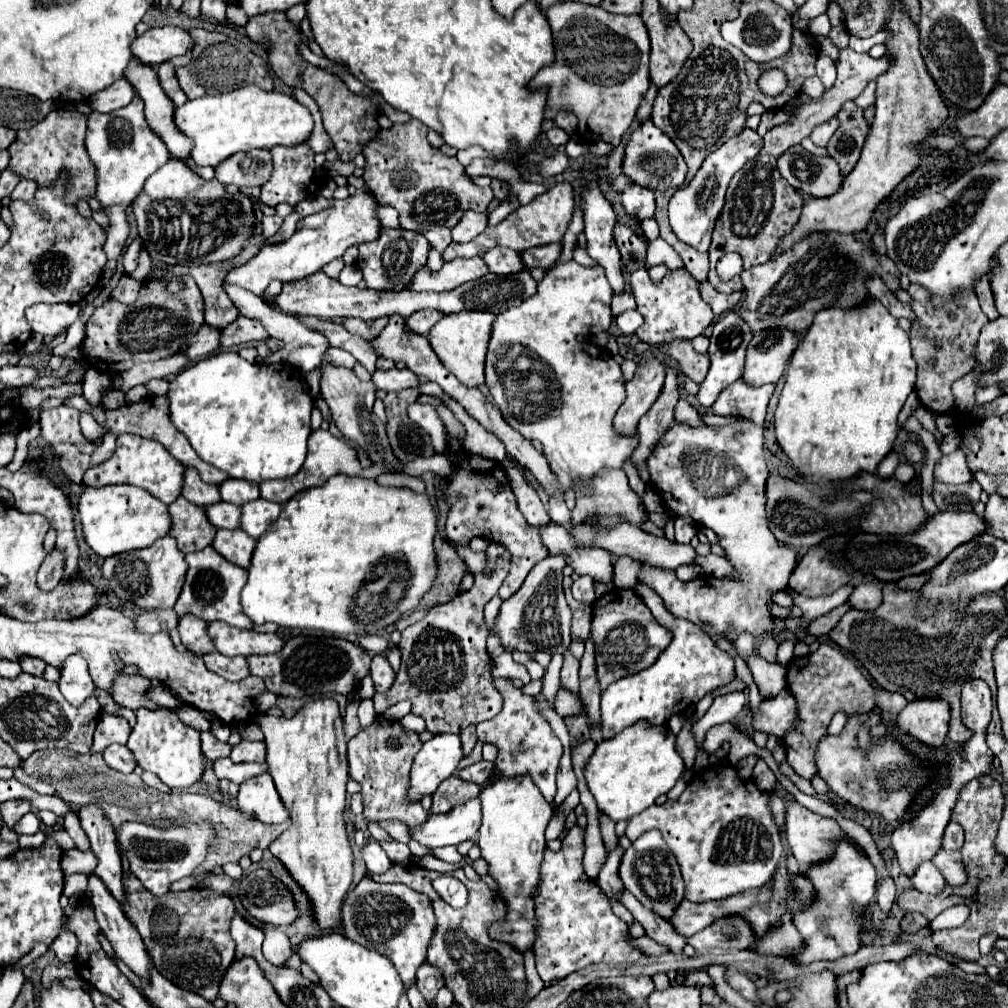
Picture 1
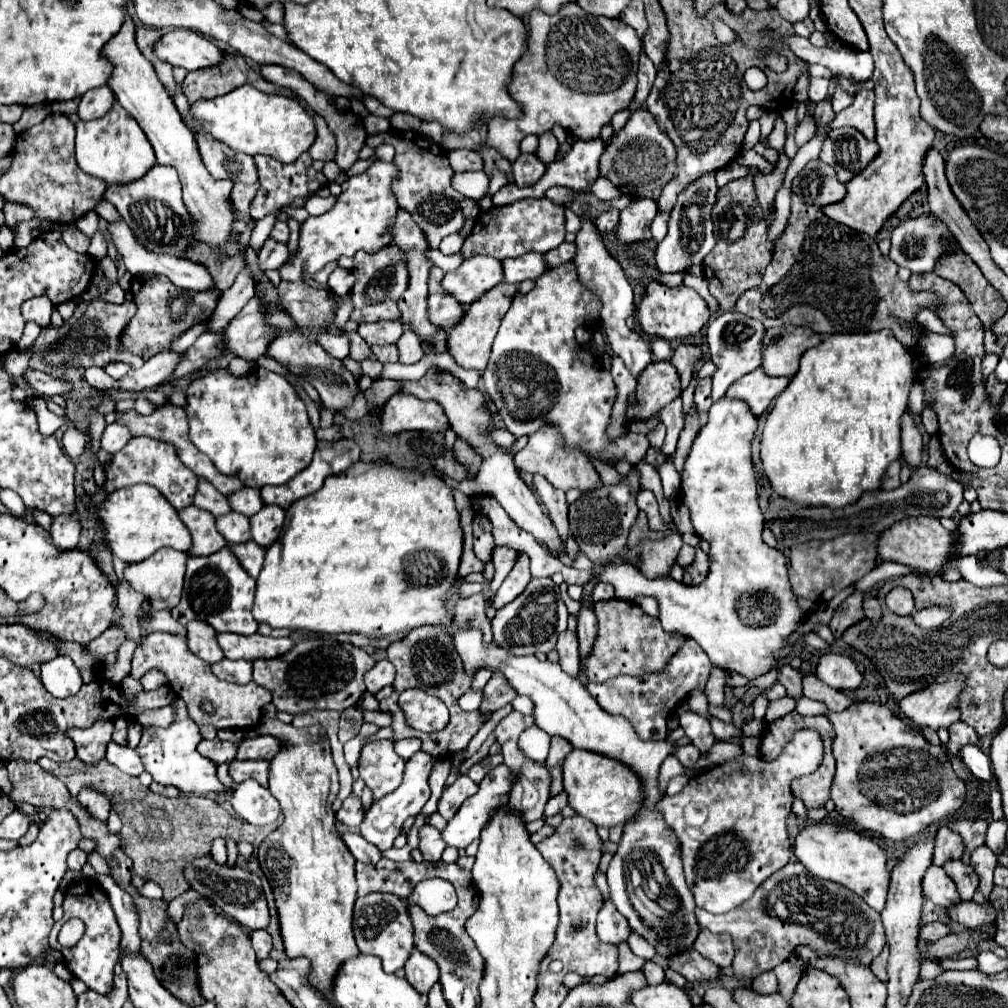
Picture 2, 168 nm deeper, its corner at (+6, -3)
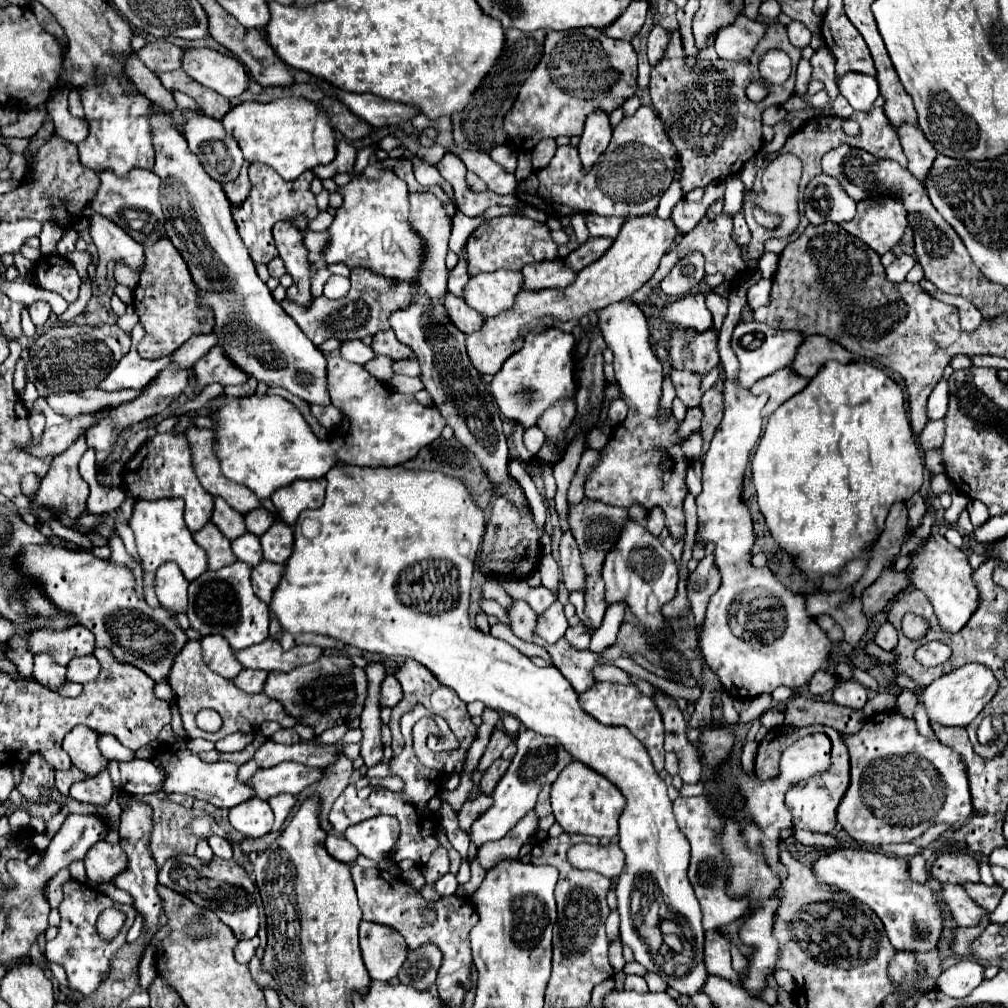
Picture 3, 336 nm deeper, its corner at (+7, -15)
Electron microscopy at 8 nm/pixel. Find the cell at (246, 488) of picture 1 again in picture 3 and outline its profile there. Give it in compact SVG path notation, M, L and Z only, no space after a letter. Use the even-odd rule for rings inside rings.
M257 507L257 509L253 509L253 511L249 511L245 515L245 527L247 527L249 533L259 537L259 535L263 535L273 525L275 515L271 511L267 511L267 517L265 517L265 511L267 511L265 507Z

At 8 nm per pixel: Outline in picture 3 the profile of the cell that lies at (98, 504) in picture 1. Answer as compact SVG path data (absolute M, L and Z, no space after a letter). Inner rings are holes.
M139 499L135 501L129 527L135 533L135 545L137 545L141 567L145 573L153 573L161 563L173 561L179 565L187 581L193 581L207 569L207 555L193 541L193 535L183 521L183 507L185 503L181 499L157 499L157 501Z

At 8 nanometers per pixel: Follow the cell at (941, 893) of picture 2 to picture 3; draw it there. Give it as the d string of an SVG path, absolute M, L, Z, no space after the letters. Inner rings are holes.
M943 883L941 885L941 897L943 897L943 903L945 903L947 911L951 913L953 921L961 927L977 925L979 917L987 913L965 893L965 889L961 885Z

